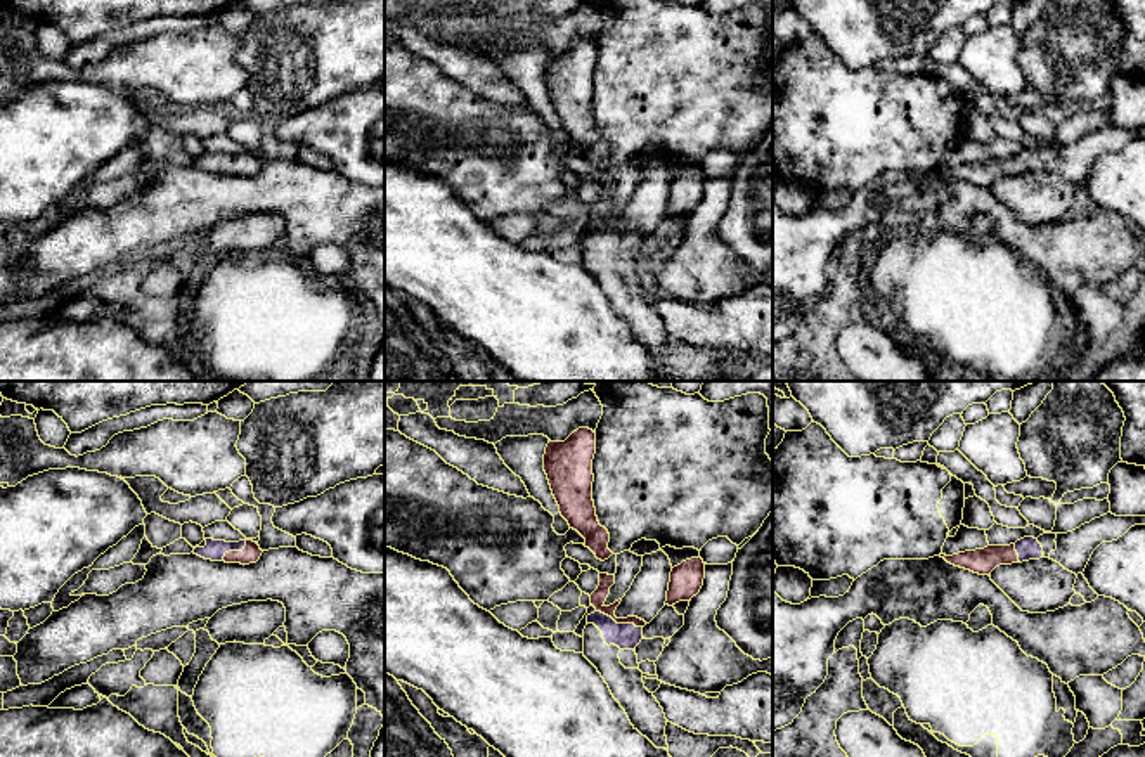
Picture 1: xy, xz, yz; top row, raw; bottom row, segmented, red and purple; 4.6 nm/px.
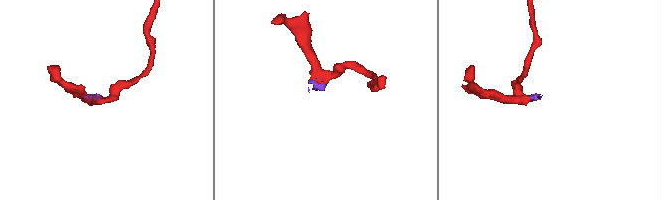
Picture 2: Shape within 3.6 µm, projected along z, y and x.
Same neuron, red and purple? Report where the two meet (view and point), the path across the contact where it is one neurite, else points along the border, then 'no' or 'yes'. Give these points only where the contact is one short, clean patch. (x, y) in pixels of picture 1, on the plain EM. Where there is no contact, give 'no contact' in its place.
xz (619, 234) | across xz (598, 210), (598, 217), (619, 234), (626, 248) | yes

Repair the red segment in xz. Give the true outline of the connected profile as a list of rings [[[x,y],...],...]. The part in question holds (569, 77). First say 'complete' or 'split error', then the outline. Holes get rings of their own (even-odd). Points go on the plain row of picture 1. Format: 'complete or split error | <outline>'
complete | [[[579,40],[565,54],[551,54],[544,66],[544,83],[561,128],[570,140],[585,151],[598,171],[605,173],[613,165],[608,161],[610,146],[599,137],[592,113],[592,71],[596,45]]]

